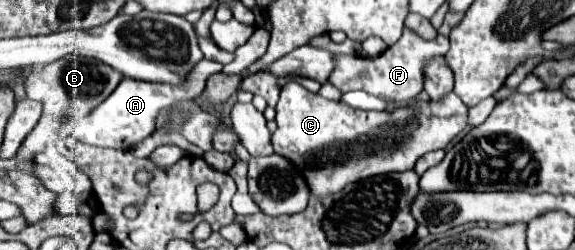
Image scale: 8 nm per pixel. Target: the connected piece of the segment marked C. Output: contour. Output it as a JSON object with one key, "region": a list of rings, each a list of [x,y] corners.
{"region":[[[288,81],[276,105],[278,129],[272,133],[272,145],[274,153],[286,157],[300,171],[312,197],[328,197],[350,183],[412,169],[424,153],[444,149],[454,135],[468,127],[466,113],[468,107],[454,93],[440,101],[414,101],[392,111],[358,111]]]}

